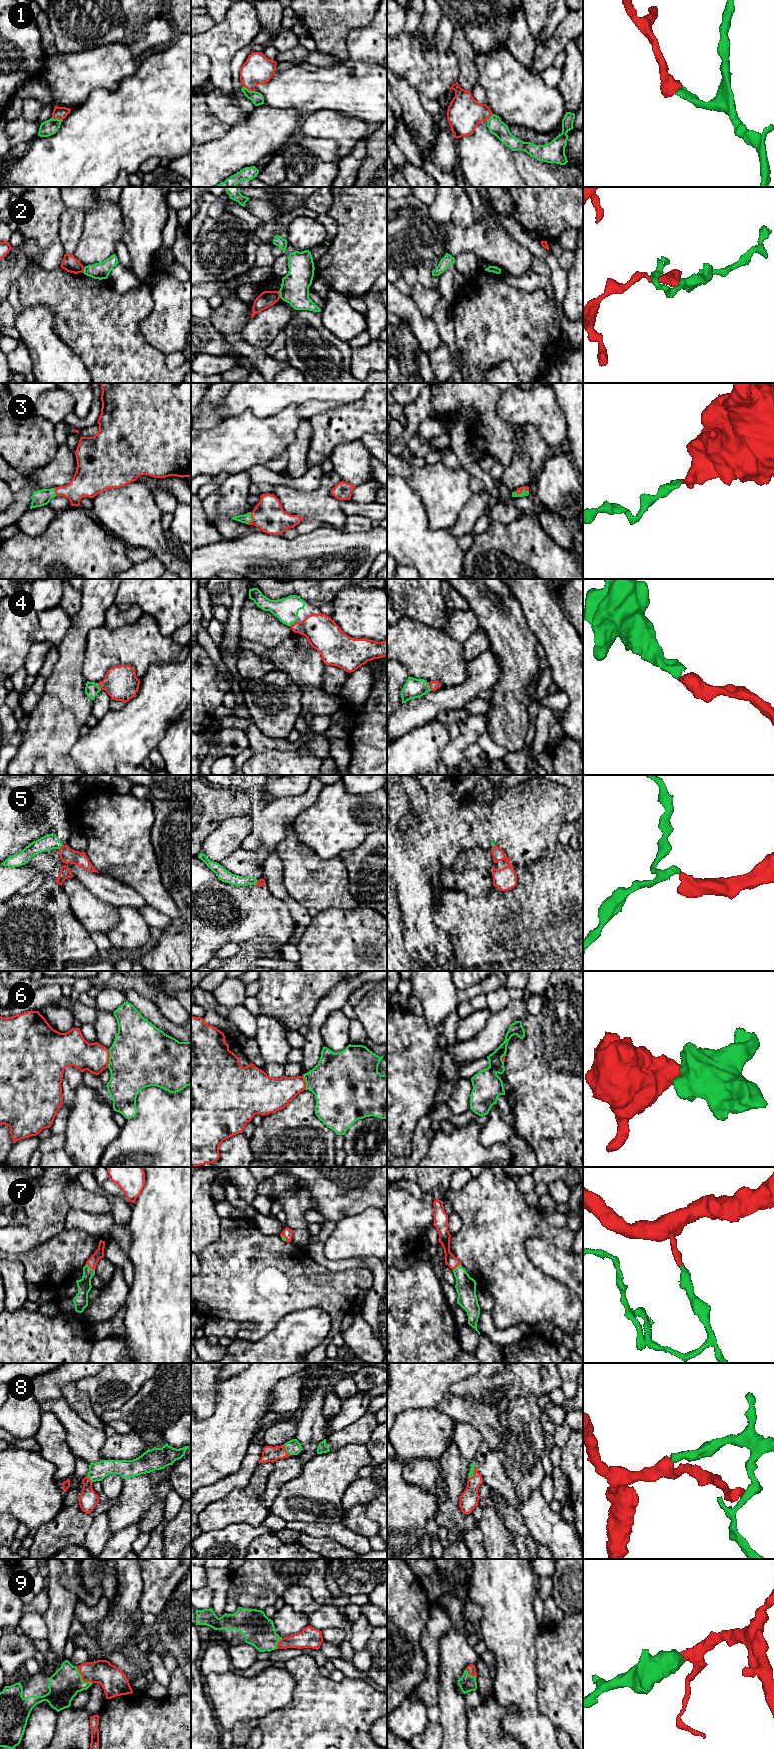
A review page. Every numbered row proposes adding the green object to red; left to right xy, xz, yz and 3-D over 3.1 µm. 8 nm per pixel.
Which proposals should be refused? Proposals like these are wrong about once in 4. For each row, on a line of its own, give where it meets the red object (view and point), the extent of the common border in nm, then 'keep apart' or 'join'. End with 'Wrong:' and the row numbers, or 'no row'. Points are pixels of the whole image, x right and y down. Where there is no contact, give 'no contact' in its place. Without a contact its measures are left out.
1: contact xz (250, 90); length 120 nm; join
2: contact xz (279, 294); length 60 nm; keep apart
3: contact xz (251, 517); length 110 nm; join
4: contact xy (99, 686); length 70 nm; join
5: contact xy (61, 846); length 50 nm; keep apart
6: contact xy (108, 1058); length 150 nm; keep apart
7: contact xy (90, 1267); length 100 nm; join
8: contact yz (474, 1473); length 120 nm; join
9: contact xy (82, 1678); length 190 nm; join
Wrong: 2, 5, 6

